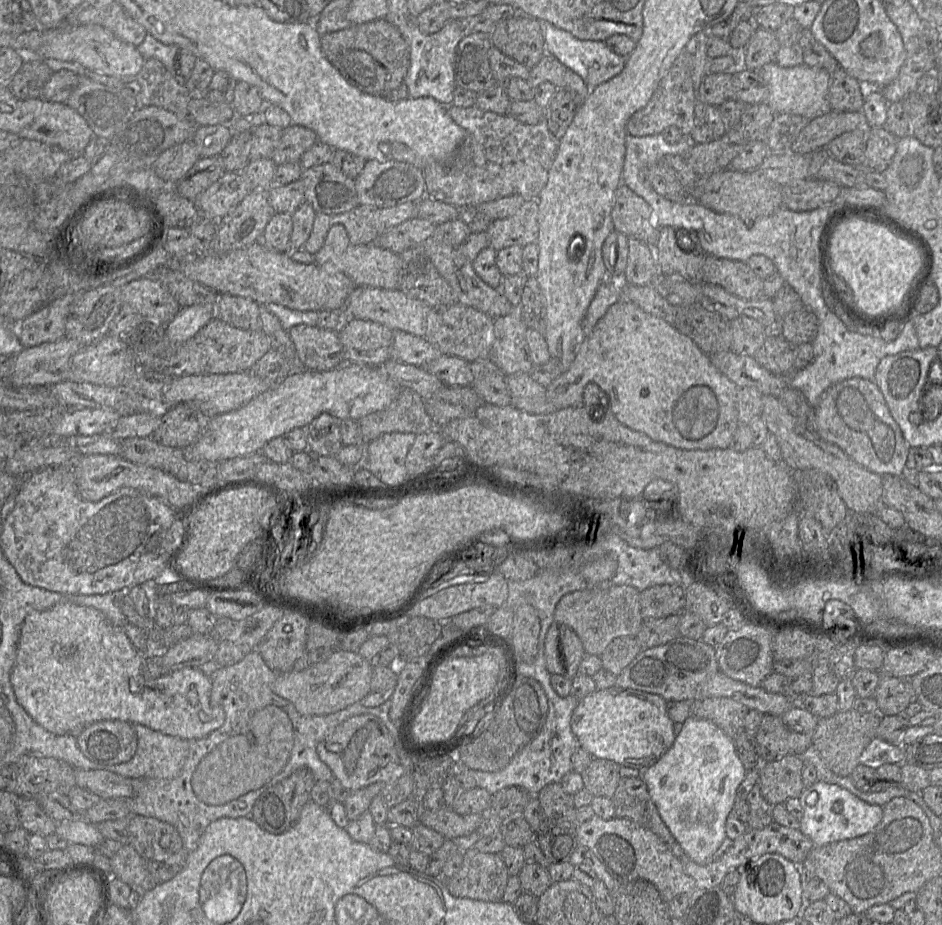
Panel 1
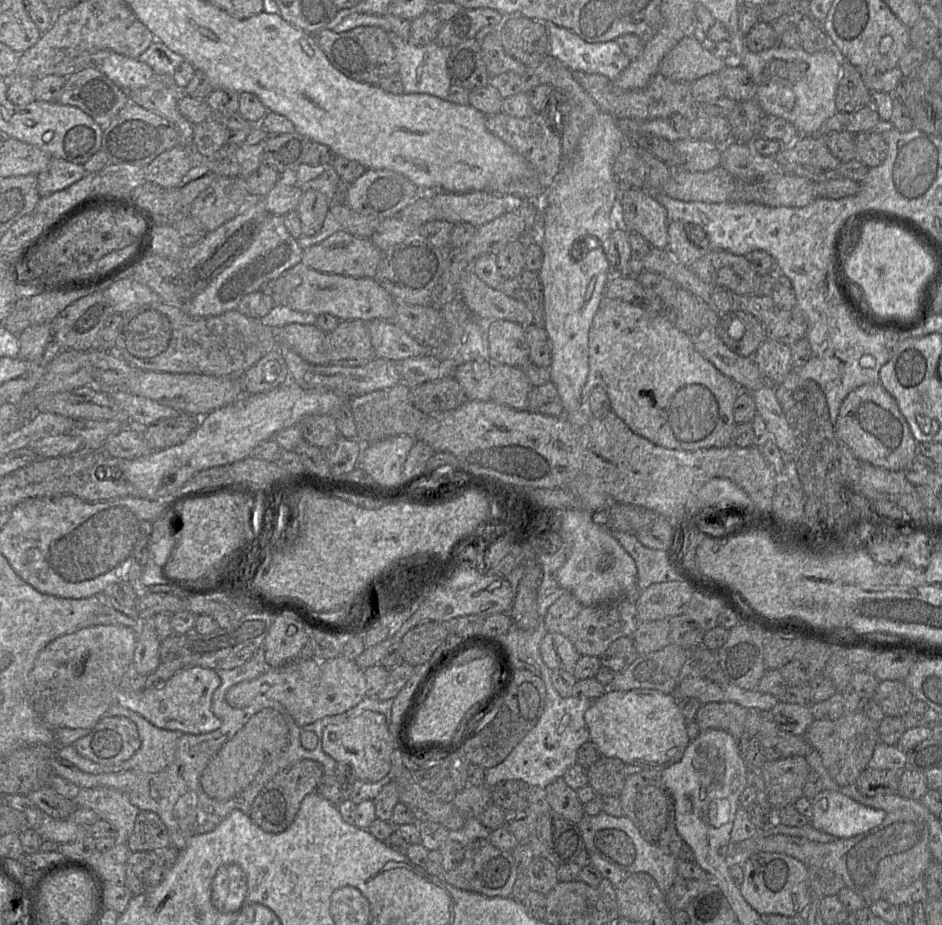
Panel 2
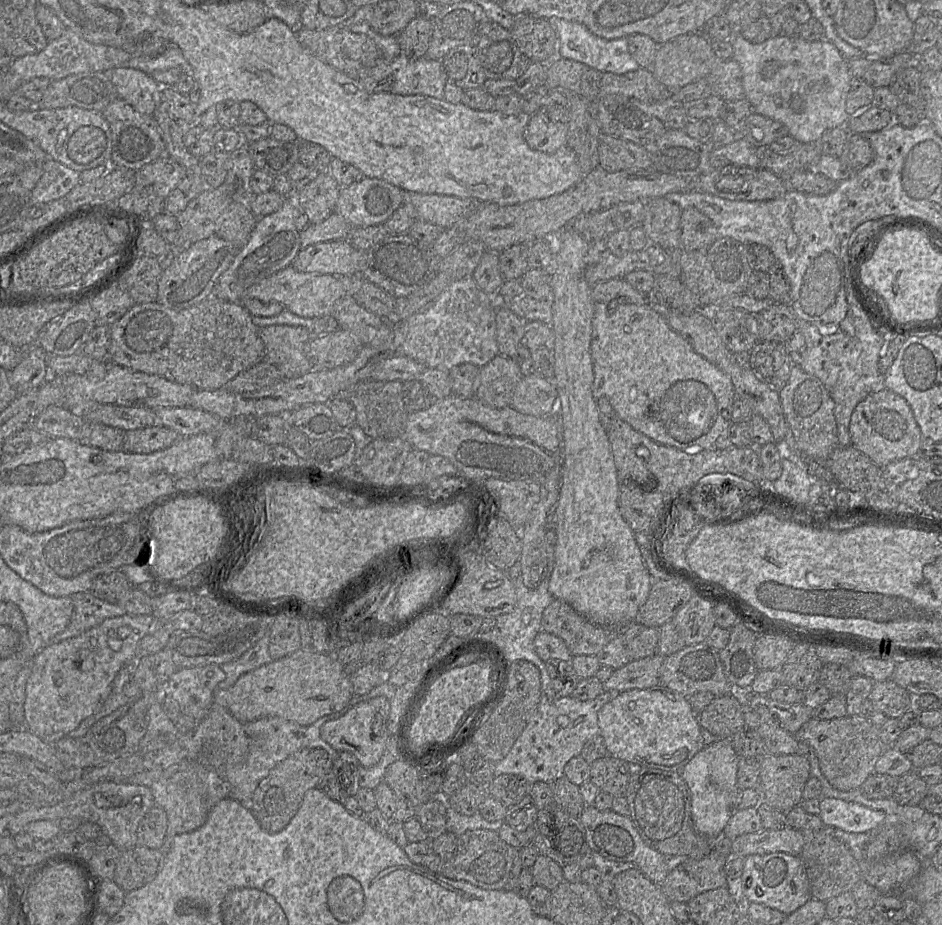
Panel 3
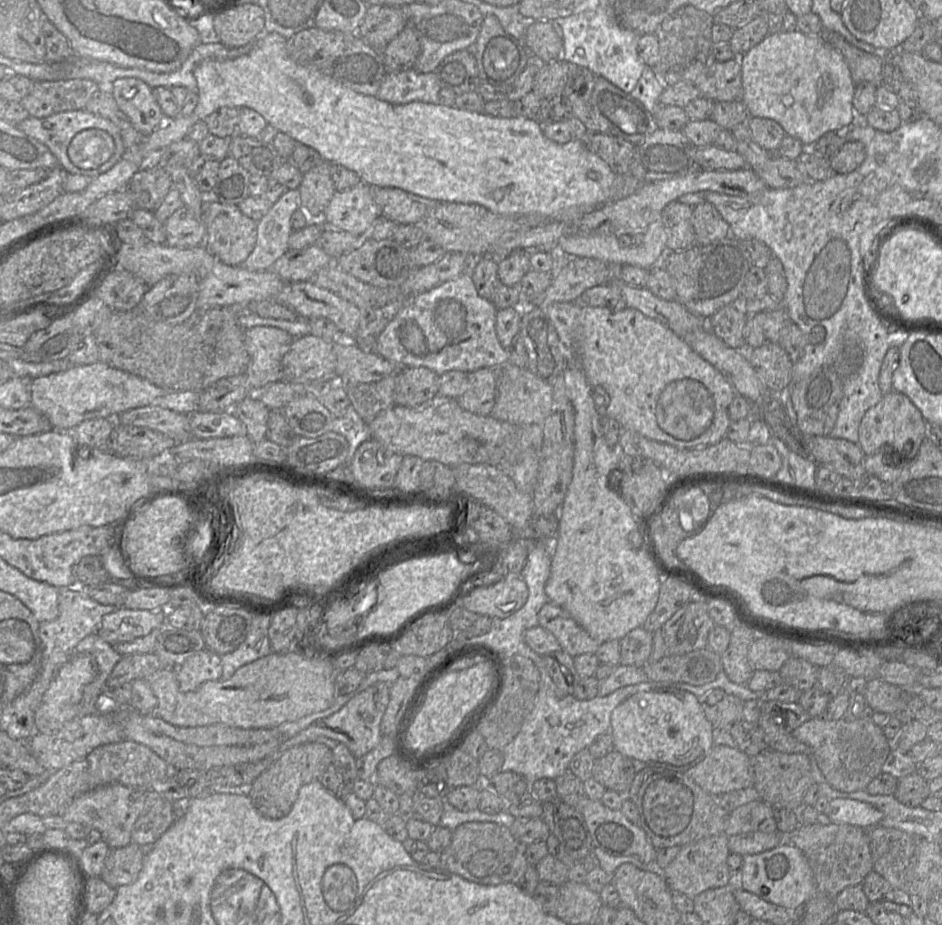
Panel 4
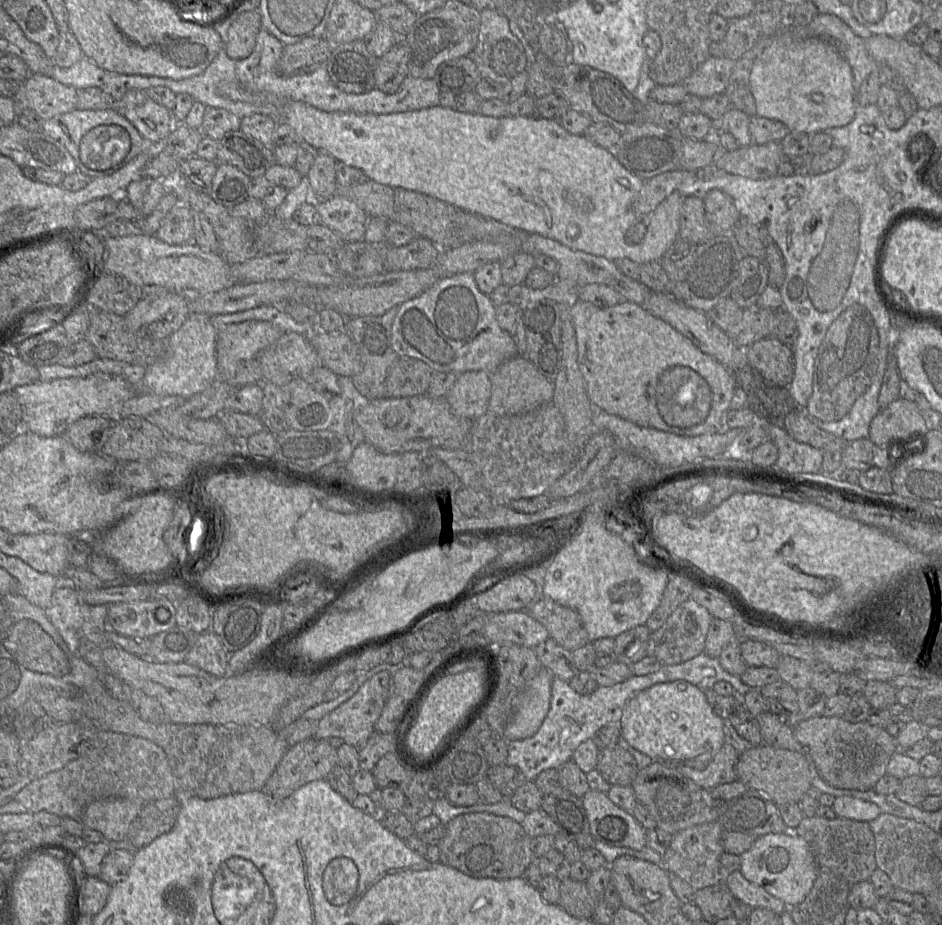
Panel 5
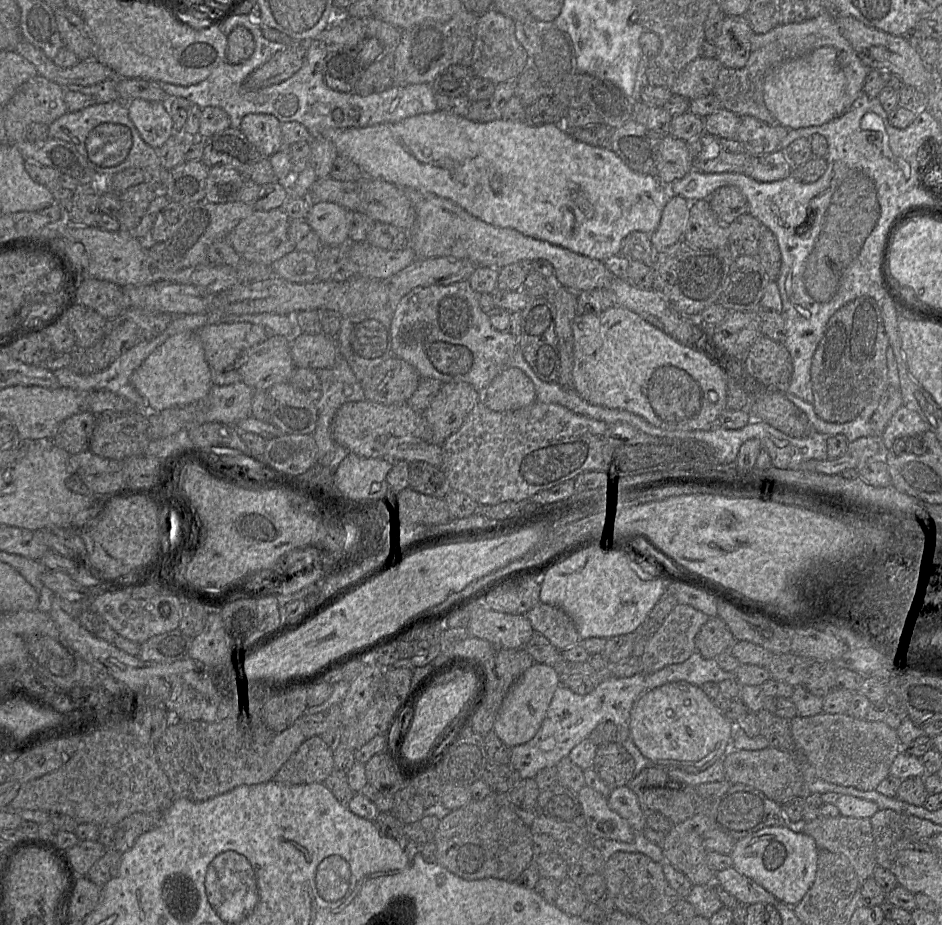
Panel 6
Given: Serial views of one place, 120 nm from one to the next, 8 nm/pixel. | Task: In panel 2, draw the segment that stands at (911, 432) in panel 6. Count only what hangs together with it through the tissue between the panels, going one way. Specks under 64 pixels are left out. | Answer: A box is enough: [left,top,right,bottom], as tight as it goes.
[834,384,917,471]

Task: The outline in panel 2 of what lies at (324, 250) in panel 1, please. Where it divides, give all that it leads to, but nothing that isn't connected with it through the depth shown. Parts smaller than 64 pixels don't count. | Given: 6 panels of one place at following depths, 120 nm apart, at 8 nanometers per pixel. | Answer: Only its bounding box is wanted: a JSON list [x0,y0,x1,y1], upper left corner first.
[301,231,382,278]

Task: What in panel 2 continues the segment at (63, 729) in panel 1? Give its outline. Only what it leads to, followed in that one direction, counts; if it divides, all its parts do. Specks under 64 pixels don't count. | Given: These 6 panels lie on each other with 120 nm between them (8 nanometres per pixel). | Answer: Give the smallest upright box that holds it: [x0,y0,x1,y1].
[114,666,221,734]

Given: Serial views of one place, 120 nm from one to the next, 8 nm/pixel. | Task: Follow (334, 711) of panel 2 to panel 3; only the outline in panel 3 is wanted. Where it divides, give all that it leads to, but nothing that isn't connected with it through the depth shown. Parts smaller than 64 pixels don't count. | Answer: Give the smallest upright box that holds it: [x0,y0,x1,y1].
[213,649,353,726]

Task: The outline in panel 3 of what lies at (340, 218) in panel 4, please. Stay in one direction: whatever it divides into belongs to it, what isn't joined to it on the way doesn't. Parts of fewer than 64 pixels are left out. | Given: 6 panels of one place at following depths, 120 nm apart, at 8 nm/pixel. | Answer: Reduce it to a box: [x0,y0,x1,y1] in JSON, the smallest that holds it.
[335,177,405,228]

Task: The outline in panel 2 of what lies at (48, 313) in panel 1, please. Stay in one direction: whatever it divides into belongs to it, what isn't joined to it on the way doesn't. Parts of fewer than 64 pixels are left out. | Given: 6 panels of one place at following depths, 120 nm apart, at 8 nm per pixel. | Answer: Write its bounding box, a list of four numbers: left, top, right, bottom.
[18,324,61,365]

